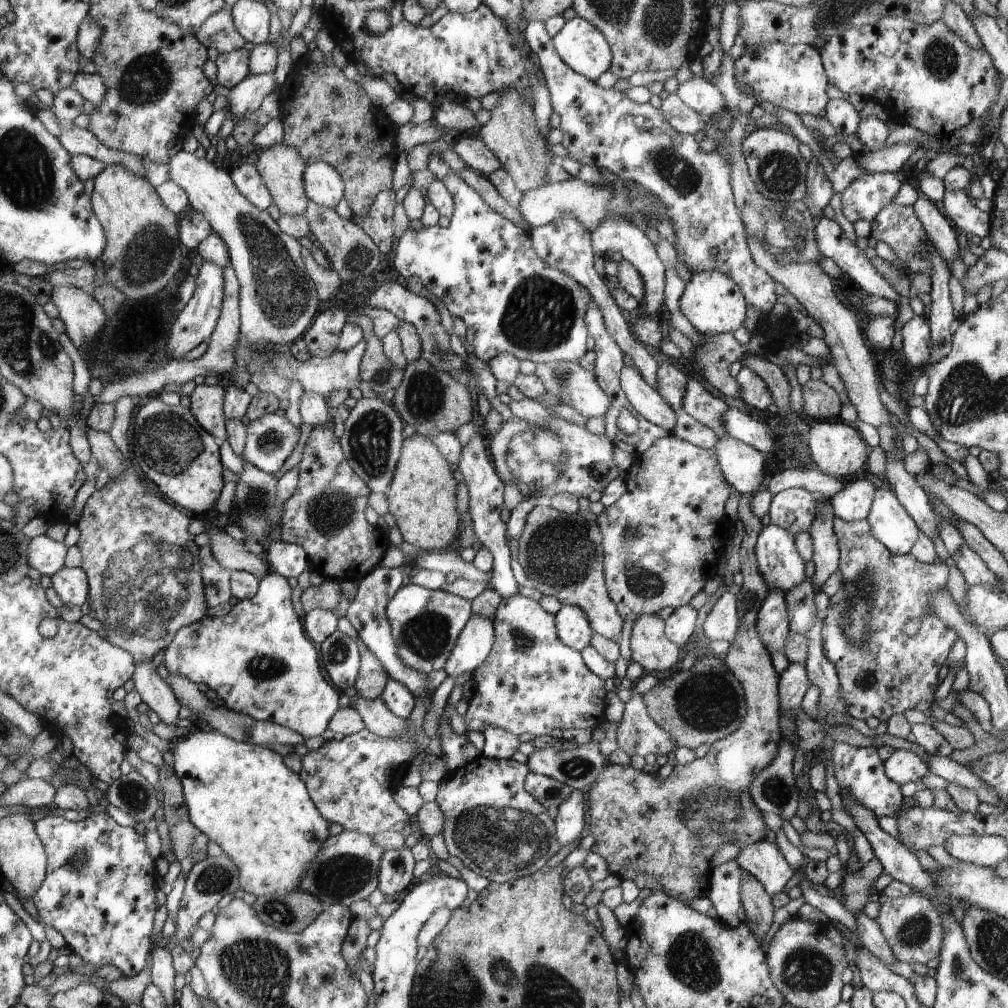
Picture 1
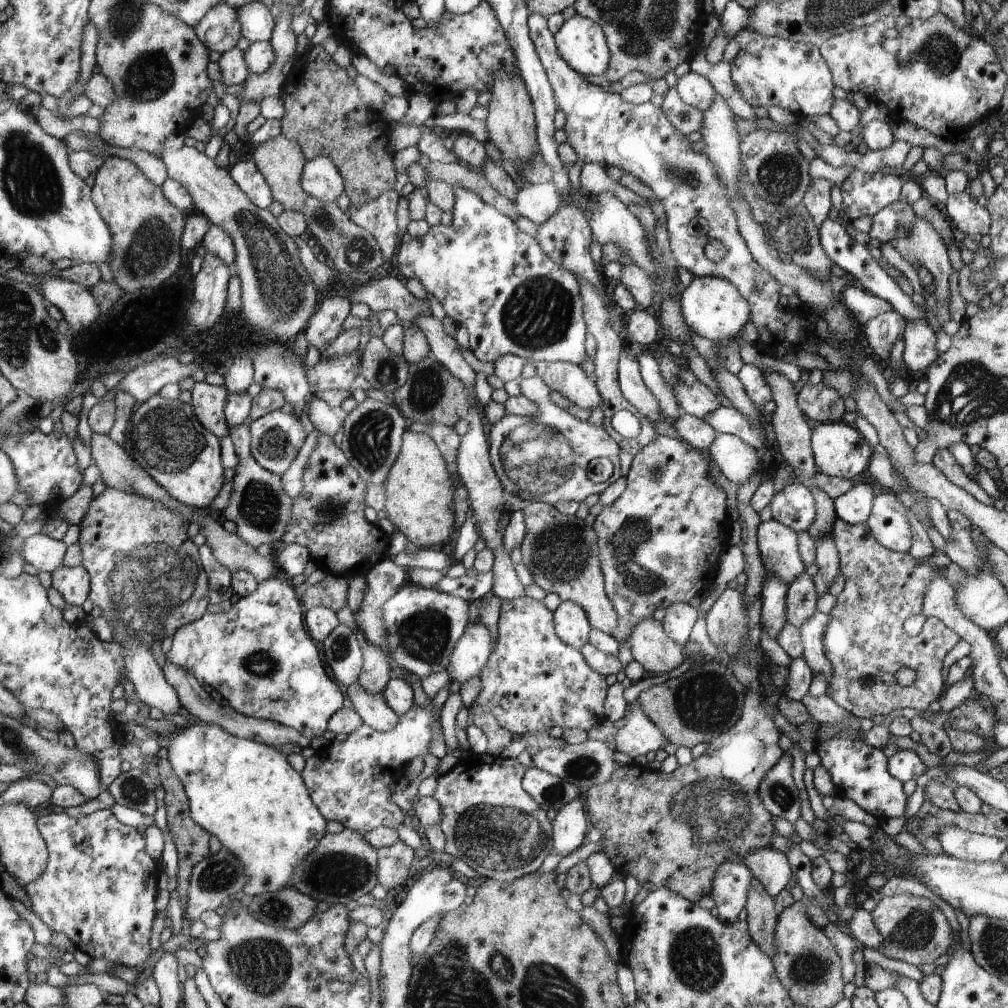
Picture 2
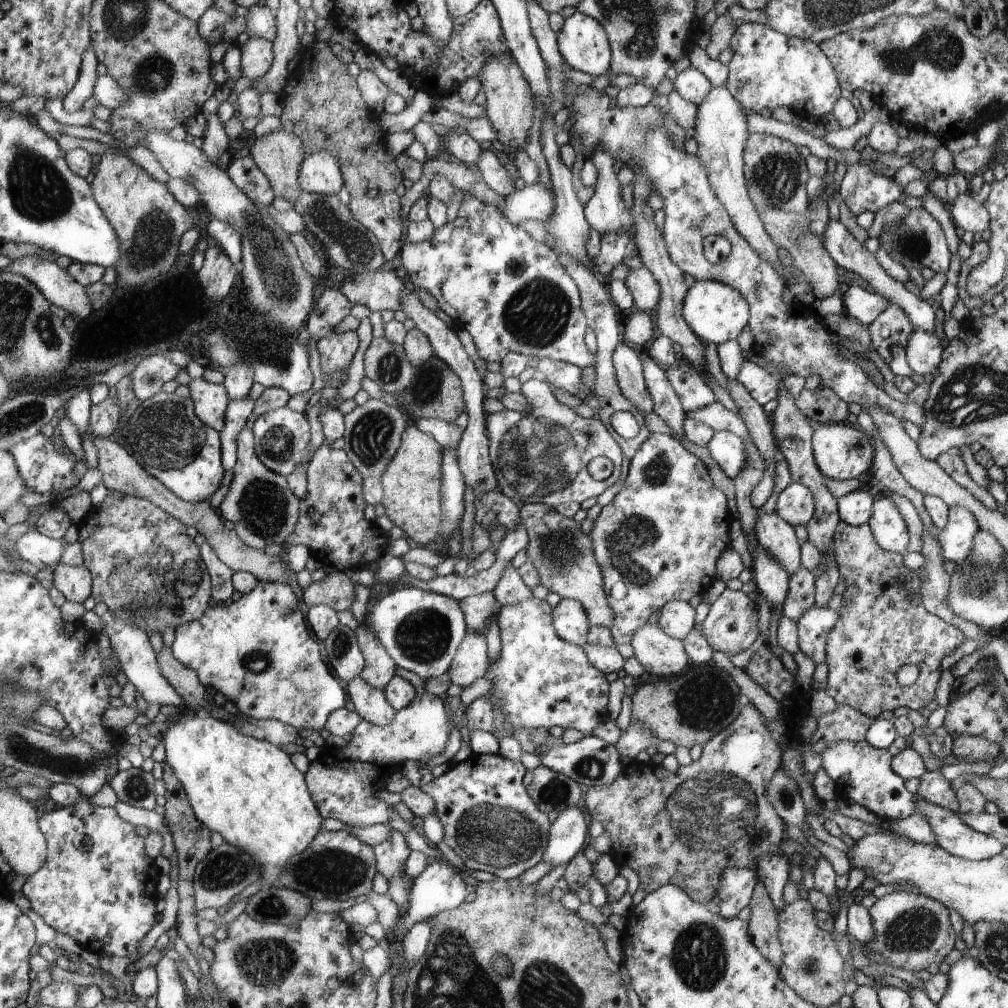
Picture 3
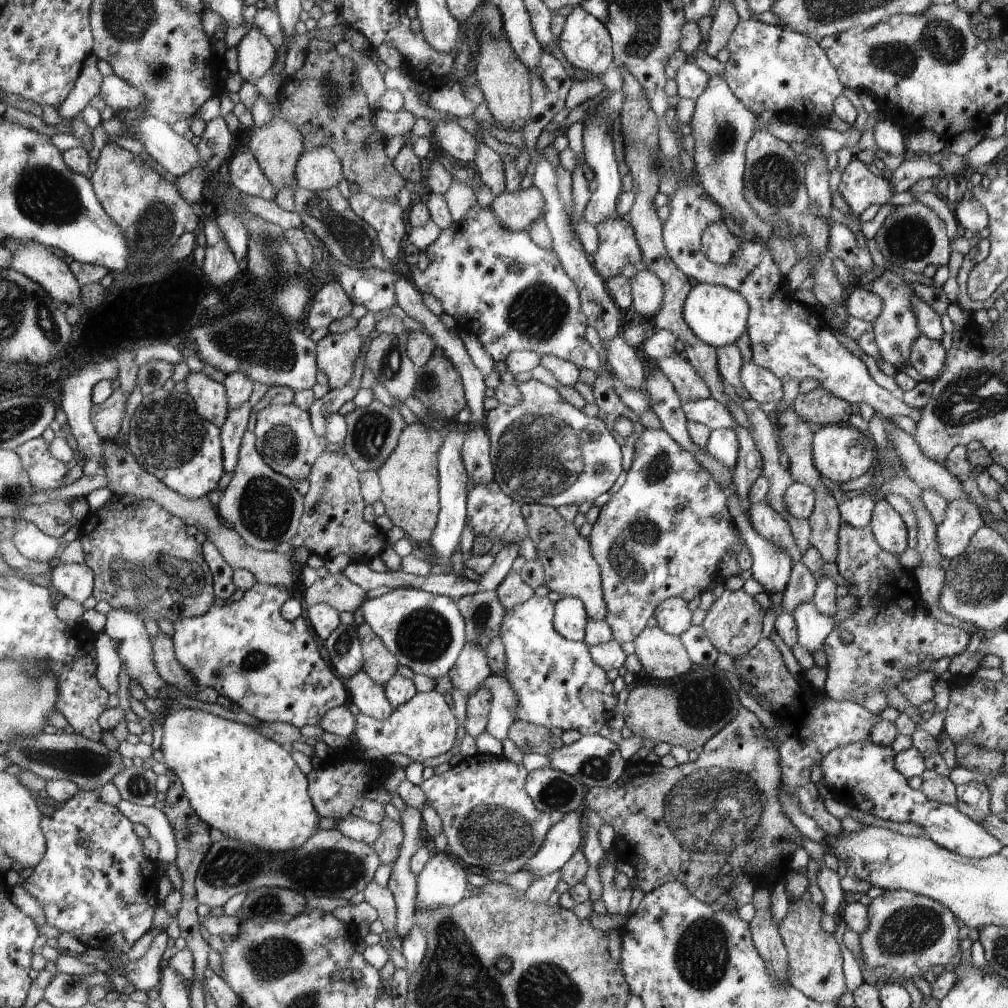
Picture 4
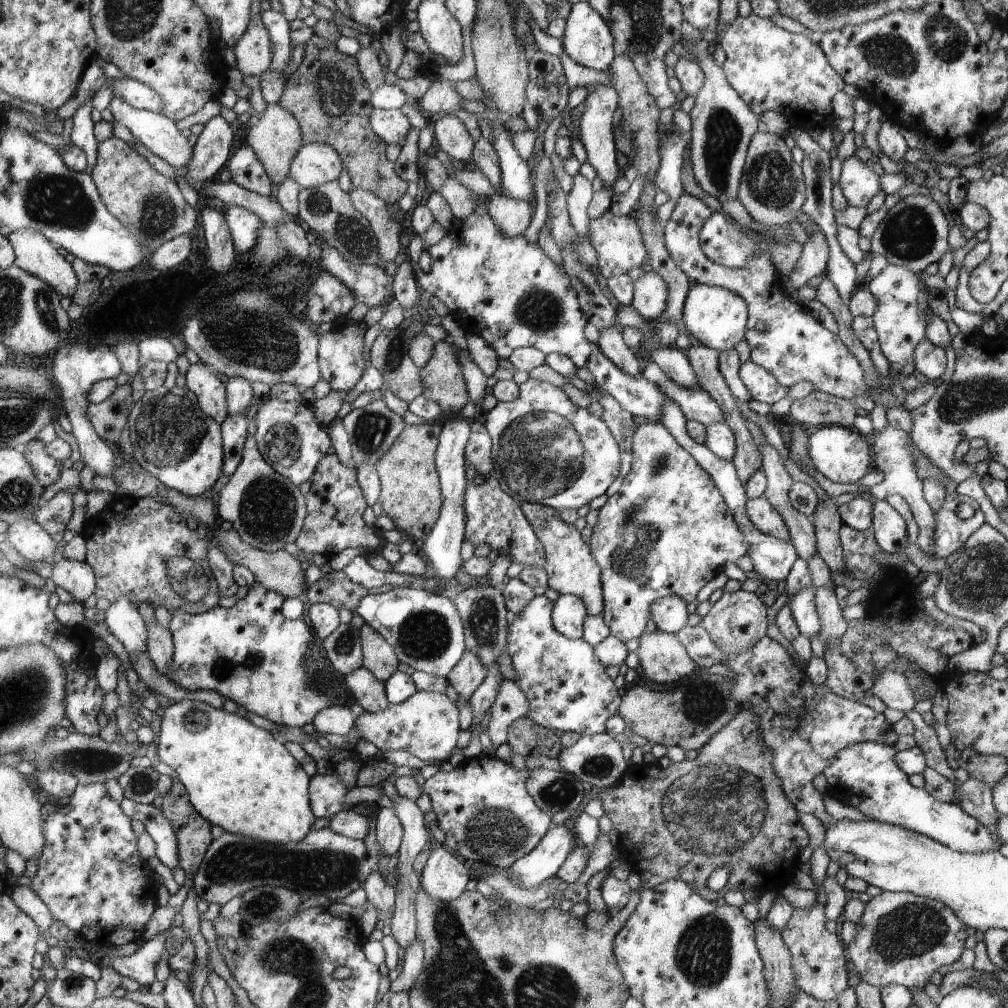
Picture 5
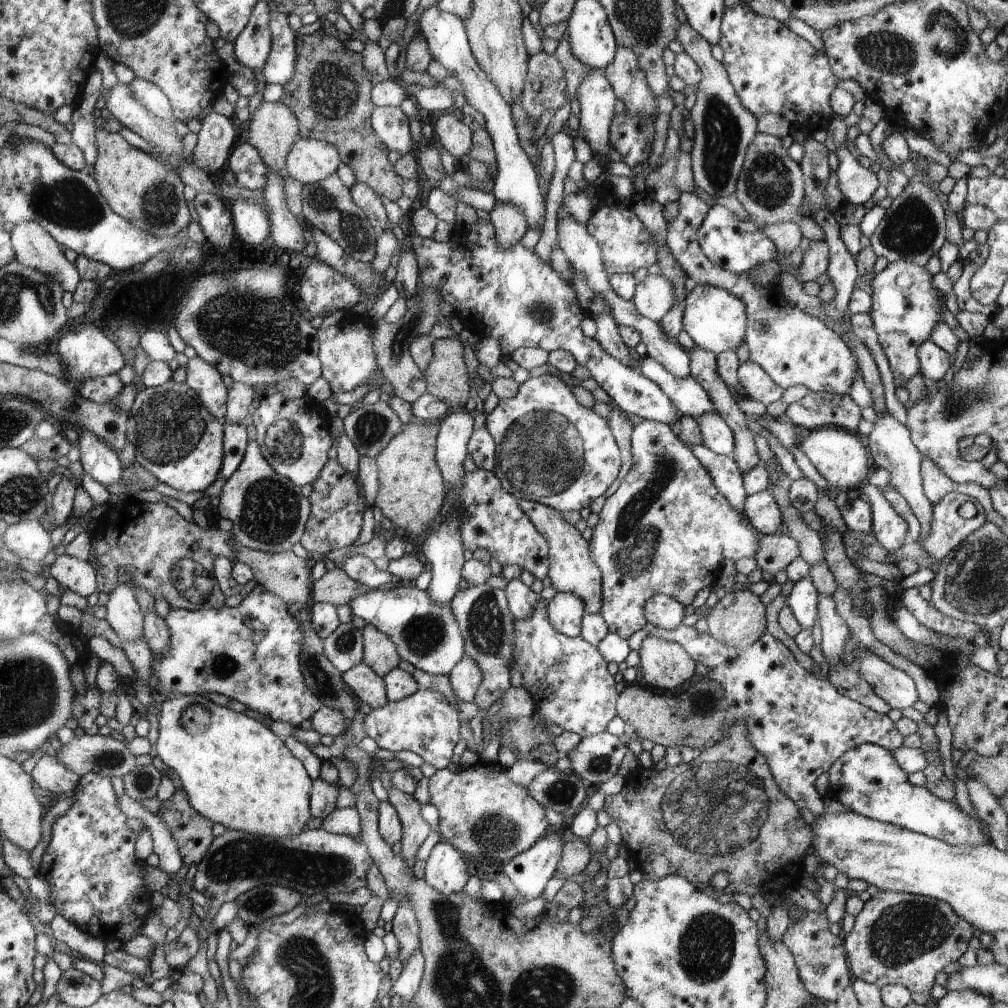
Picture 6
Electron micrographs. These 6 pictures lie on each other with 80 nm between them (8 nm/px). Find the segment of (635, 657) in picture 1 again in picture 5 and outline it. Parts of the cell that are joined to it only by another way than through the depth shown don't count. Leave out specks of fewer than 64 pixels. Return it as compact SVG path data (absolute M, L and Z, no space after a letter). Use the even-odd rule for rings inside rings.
M656 629L645 631L639 636L637 648L640 668L650 682L656 684L672 684L690 676L696 668L683 642L674 633L667 633Z

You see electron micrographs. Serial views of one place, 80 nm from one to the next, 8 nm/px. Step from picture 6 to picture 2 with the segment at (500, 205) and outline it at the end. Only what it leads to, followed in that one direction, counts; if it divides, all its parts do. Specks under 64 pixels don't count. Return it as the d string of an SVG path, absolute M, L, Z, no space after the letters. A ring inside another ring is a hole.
M532 183L519 189L514 200L517 213L540 226L562 206L563 192L553 183Z

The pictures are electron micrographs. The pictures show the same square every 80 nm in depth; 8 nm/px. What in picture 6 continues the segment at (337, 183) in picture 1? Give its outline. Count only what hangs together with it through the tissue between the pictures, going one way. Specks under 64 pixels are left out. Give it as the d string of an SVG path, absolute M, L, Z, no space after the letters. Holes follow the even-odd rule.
M298 139L287 156L284 175L311 185L337 172L342 164L335 146L316 139Z

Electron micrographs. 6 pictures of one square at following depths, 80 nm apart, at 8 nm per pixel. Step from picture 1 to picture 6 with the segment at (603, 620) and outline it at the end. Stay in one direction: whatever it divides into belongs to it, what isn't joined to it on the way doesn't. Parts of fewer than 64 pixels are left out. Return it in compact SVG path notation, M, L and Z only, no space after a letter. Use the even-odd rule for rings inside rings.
M522 499L519 506L524 514L532 514L532 522L548 534L547 542L552 542L552 574L548 574L551 586L558 593L572 593L582 599L586 613L598 613L602 606L601 570L596 566L588 550L588 542L582 534L564 518L565 513L554 510L552 507L534 501Z

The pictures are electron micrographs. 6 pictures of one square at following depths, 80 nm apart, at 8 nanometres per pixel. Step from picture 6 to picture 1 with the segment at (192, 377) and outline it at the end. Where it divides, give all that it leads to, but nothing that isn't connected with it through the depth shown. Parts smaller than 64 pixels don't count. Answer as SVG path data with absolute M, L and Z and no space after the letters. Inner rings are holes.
M196 385L190 395L190 410L199 421L201 427L205 427L213 436L221 441L227 440L225 414L222 414L222 398L224 391L218 385Z

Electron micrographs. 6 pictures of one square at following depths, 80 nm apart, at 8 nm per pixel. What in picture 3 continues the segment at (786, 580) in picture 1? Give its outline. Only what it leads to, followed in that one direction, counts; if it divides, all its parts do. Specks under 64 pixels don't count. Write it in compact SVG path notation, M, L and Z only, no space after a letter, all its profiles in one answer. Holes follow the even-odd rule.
M774 512L759 516L754 530L757 544L777 559L789 575L802 568L801 542L791 524Z

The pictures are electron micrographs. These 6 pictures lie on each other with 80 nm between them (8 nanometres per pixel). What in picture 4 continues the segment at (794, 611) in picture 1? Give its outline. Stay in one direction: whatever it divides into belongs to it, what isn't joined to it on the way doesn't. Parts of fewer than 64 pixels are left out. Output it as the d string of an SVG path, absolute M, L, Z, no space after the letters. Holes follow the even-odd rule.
M802 561L791 568L786 588L783 590L781 606L784 613L792 614L801 603L807 603L814 596L817 587L815 574Z

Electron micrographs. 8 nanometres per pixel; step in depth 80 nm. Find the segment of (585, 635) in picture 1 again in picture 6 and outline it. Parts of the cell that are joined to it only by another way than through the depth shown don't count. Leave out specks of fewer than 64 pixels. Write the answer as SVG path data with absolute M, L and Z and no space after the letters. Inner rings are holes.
M557 593L547 603L547 618L552 626L567 637L581 634L581 620L585 615L585 604L572 593Z

